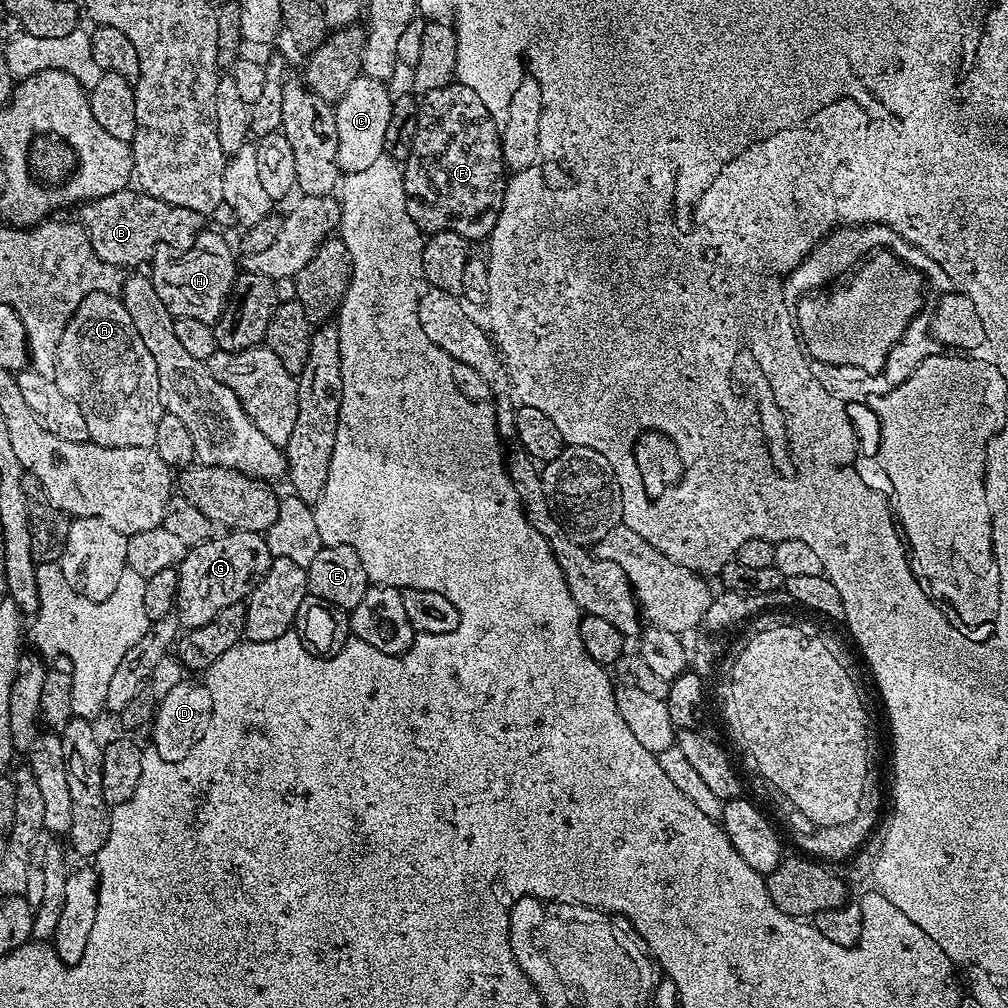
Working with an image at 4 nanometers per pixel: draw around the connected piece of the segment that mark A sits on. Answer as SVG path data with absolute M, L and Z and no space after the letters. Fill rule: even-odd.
M101 290L82 298L66 330L62 330L54 379L58 390L62 390L66 398L78 402L82 418L86 418L86 430L91 443L107 448L151 448L156 442L158 422L165 414L158 390L158 366L154 366L154 358L150 350L146 350L138 330L134 330L134 322L130 322L123 299L119 295L112 295L116 294Z

